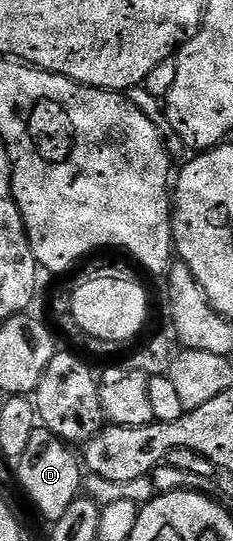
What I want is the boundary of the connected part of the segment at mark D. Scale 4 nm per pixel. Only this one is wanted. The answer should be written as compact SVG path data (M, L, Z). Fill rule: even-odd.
M37 426L31 434L27 450L16 461L17 476L21 479L21 488L29 495L29 500L49 519L56 522L67 514L67 506L75 502L83 488L83 464L72 447L50 432L44 426Z

